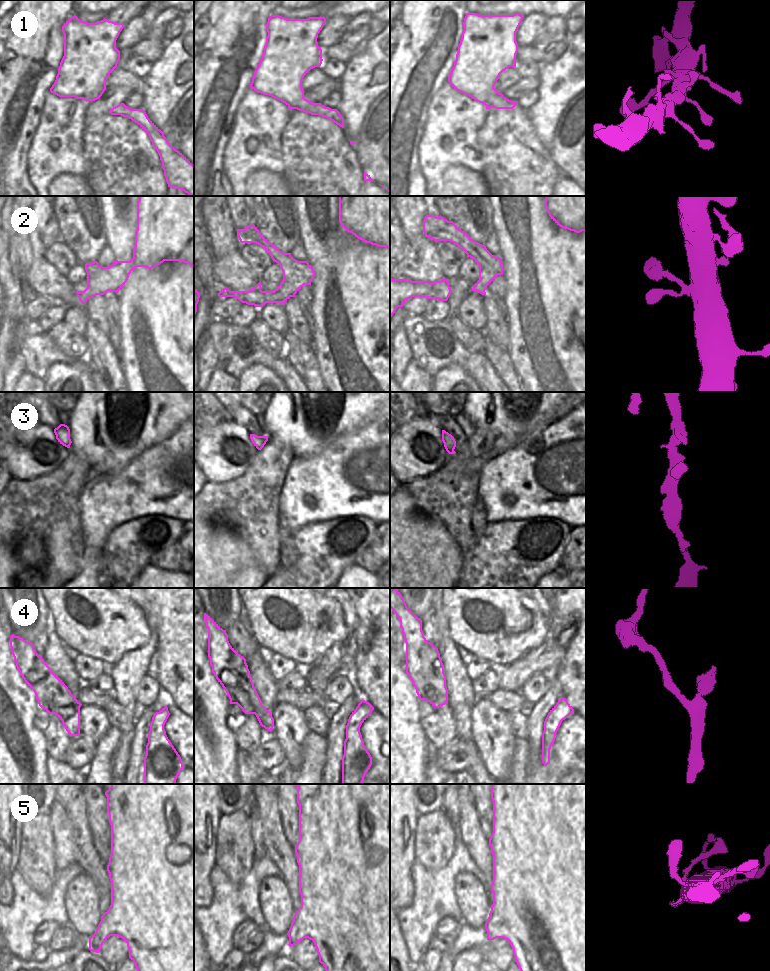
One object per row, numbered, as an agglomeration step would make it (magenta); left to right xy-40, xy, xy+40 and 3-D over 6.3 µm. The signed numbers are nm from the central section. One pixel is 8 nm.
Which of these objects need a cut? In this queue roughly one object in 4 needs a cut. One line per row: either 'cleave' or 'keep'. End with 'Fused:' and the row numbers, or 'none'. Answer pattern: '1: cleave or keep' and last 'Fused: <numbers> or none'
1: keep
2: keep
3: keep
4: keep
5: keep
Fused: none

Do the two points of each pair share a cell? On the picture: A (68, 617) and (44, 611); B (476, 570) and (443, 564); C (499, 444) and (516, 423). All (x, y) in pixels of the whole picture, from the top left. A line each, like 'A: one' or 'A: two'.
A: two
B: two
C: one

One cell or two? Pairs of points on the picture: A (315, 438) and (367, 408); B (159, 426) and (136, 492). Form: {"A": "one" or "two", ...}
{"A": "one", "B": "two"}

